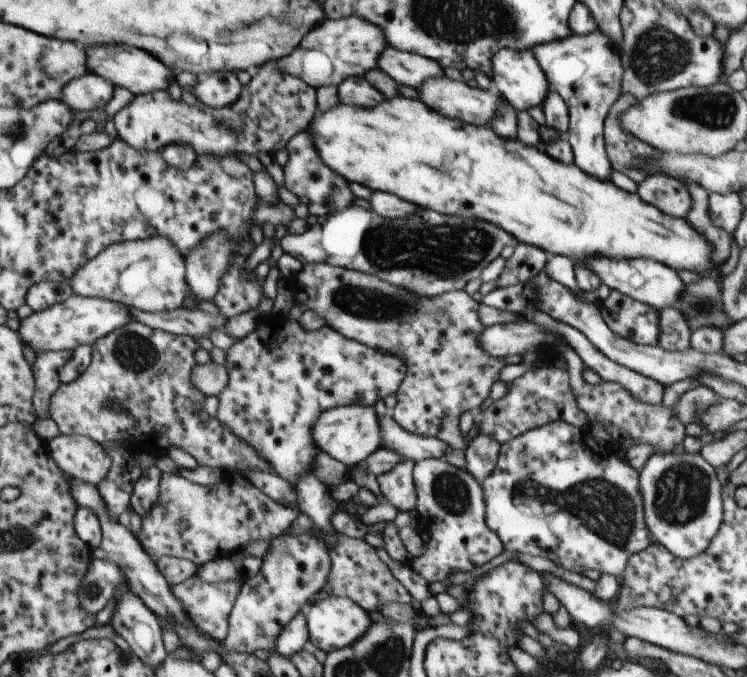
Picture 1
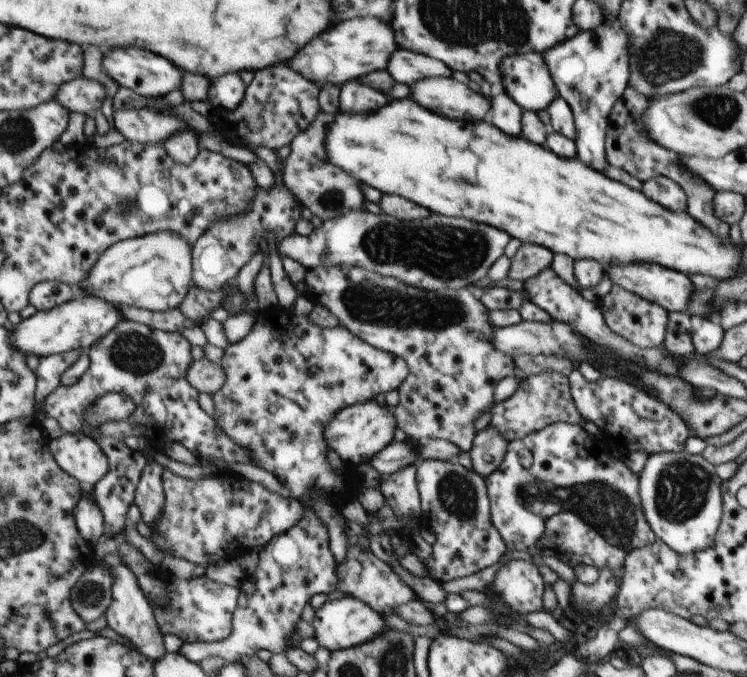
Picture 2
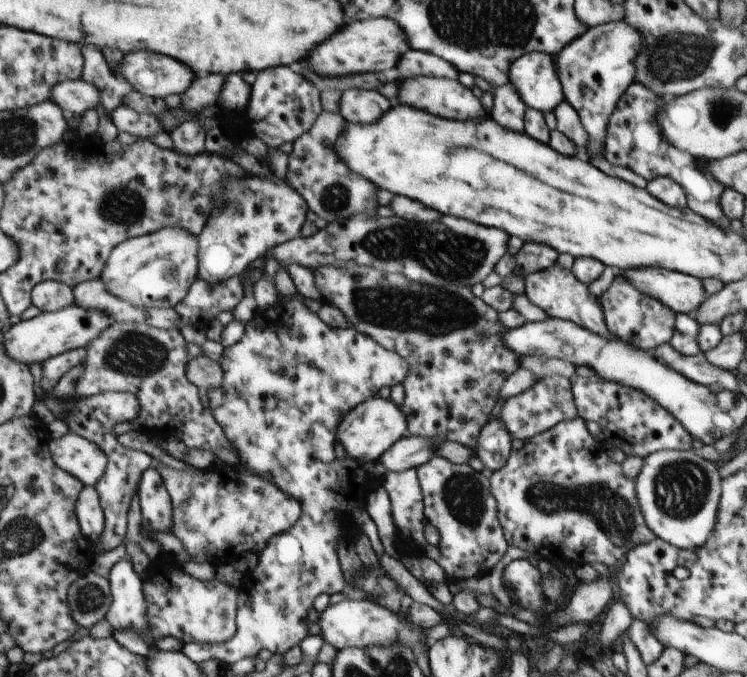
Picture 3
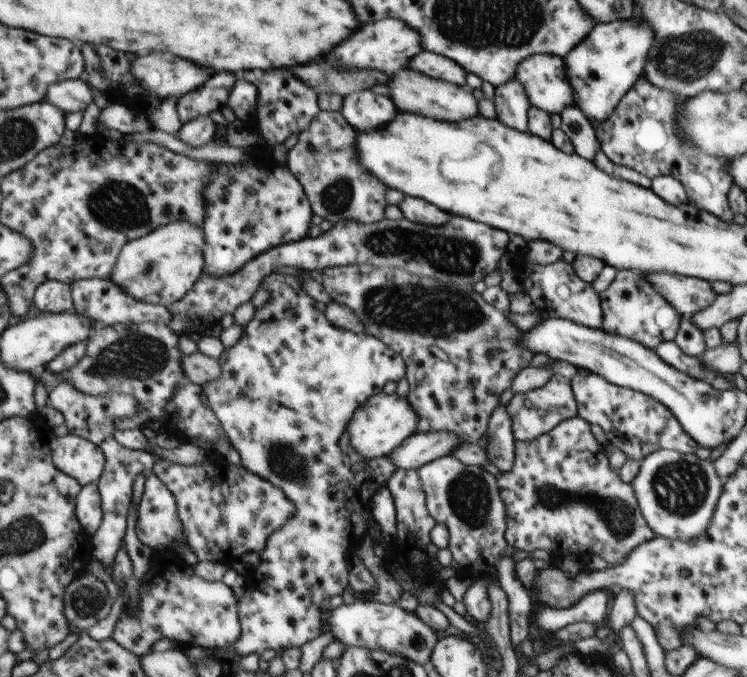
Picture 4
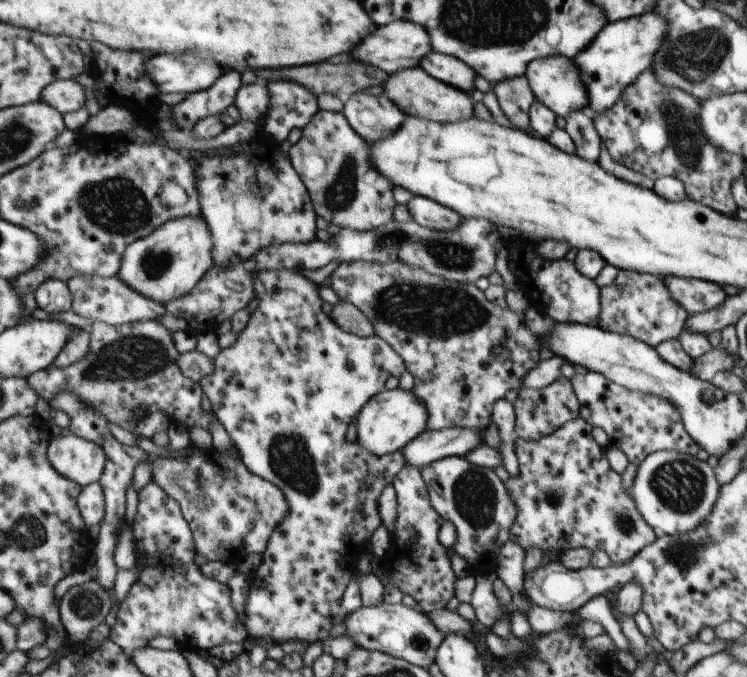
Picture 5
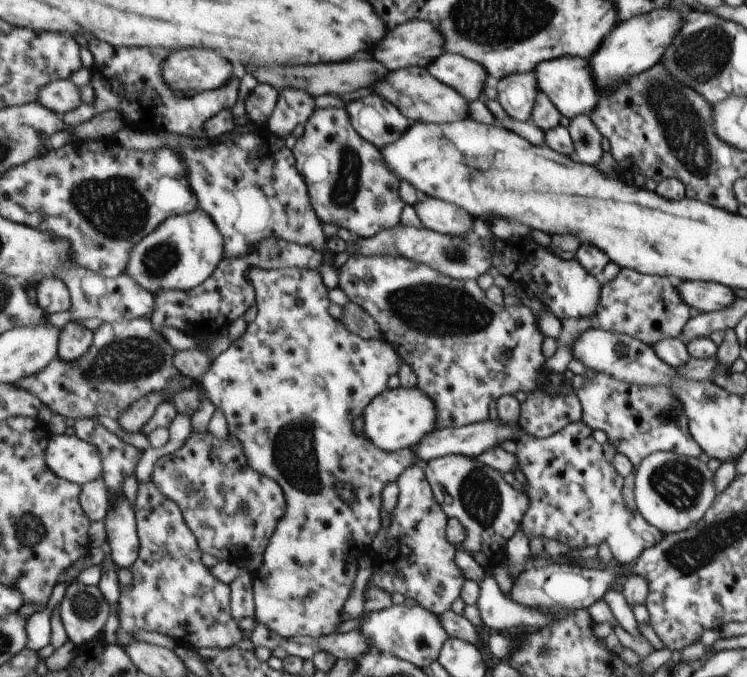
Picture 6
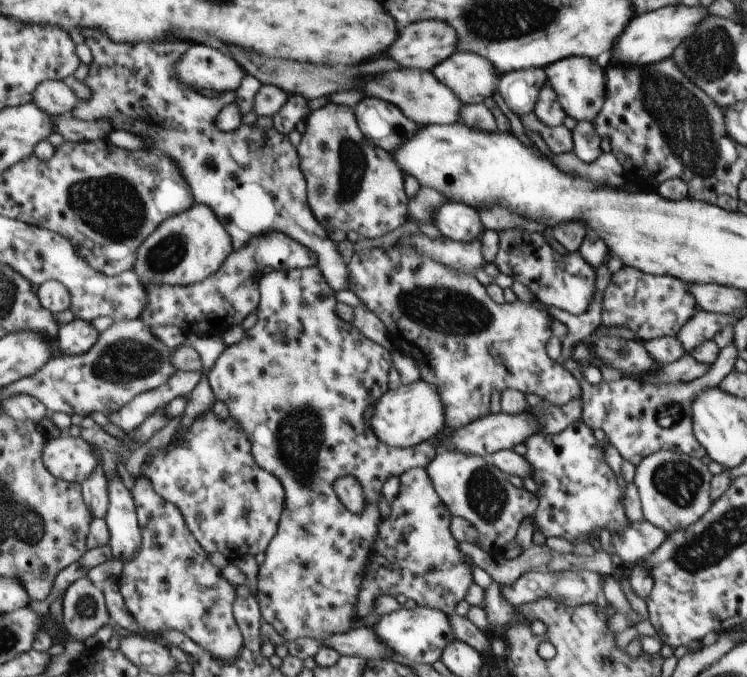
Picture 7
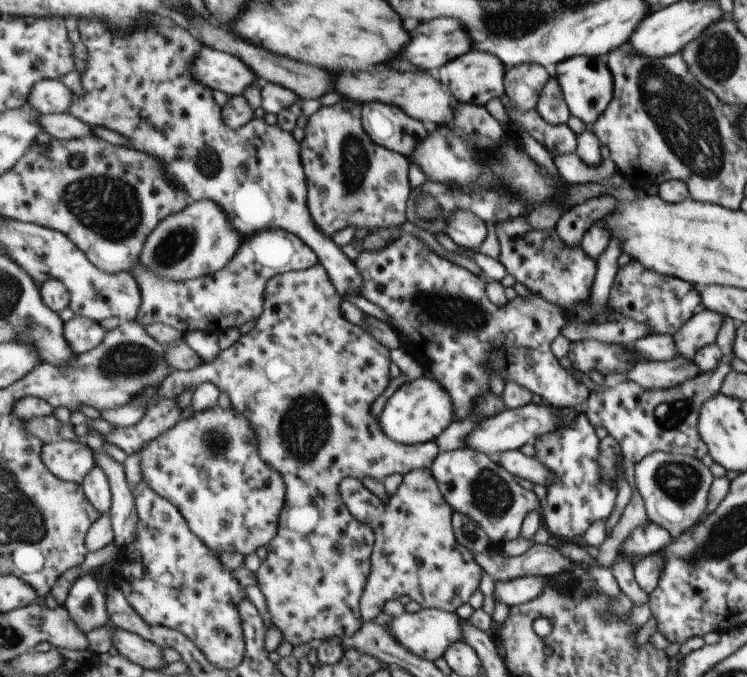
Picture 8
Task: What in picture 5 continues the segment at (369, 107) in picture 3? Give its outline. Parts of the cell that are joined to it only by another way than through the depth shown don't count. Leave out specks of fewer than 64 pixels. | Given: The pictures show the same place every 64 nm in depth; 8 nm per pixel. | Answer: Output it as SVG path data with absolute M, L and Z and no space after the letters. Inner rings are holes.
M360 91L344 103L343 113L364 140L380 140L394 134L404 122L404 114L384 94L372 96Z

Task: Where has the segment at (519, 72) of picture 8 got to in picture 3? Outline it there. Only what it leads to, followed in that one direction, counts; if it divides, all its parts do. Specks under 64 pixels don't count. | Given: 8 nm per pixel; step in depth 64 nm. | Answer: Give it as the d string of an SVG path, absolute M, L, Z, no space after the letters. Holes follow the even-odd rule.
M508 83L505 86L493 88L492 92L493 108L490 110L490 118L511 132L522 133L527 107L518 97L516 90Z

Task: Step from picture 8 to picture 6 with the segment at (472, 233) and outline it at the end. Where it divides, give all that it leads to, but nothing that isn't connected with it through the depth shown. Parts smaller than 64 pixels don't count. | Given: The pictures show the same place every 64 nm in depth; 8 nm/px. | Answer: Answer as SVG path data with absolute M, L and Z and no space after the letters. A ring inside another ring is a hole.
M426 196L419 197L413 205L420 222L427 229L450 236L466 236L474 224L474 216L468 212L446 204L442 200L434 200Z

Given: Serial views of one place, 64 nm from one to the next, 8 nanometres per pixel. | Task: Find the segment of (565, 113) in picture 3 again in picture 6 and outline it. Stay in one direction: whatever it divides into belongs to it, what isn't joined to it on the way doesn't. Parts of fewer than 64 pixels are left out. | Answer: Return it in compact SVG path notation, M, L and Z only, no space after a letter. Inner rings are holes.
M576 116L576 118L571 119L567 129L574 139L574 156L580 162L588 162L590 165L596 164L604 154L600 145L603 136L592 122L592 119L589 116Z

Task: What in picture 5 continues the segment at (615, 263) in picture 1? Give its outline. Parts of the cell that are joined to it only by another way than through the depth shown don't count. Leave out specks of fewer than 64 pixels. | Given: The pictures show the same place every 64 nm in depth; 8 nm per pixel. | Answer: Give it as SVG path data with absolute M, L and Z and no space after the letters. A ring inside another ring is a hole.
M669 275L663 278L669 296L687 314L694 315L720 306L727 295L720 285L701 279L684 279Z

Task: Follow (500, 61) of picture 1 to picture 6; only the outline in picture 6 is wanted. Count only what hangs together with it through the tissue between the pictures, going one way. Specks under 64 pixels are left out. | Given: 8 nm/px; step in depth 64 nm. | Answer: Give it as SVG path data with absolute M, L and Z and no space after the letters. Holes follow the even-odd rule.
M561 56L551 61L540 62L534 69L534 74L538 76L538 89L546 92L546 96L560 110L562 116L570 119L576 116L590 116L598 106L601 91L596 88L590 66L592 64L588 62L588 58Z

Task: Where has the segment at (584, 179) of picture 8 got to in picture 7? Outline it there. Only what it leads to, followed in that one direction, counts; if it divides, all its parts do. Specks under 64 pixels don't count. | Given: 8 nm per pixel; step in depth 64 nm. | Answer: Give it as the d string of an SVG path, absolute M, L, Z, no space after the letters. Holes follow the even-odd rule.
M526 122L526 135L541 150L544 155L548 156L552 163L562 171L576 172L576 174L584 174L592 180L602 180L602 182L612 182L612 186L623 186L625 183L625 173L621 162L616 158L615 154L602 153L598 160L590 164L582 164L582 160L574 160L577 158L572 154L562 154L562 156L554 156L546 145L546 142L536 132L532 131Z

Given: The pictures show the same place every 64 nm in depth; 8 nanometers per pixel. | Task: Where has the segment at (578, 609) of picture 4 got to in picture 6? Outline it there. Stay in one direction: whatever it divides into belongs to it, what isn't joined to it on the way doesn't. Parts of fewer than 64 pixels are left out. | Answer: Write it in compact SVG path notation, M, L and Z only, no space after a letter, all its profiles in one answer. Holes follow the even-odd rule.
M486 575L480 582L478 596L478 612L484 625L494 630L540 630L552 624L552 616L536 607L527 607L507 597L492 576ZM603 598L595 601L588 607L588 614L592 614L592 620L594 620L596 623L613 623L610 624L610 626L614 628L614 634L616 634L616 638L620 639L620 644L622 644L624 648L630 648L630 650L634 650L634 652L638 654L640 661L655 651L654 647L644 636L632 637L628 632L622 629L620 623L614 624L614 614L612 613L610 607L608 607L608 603L606 603Z

